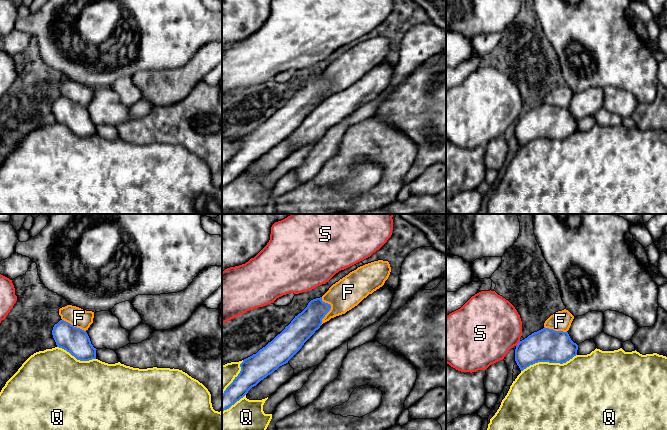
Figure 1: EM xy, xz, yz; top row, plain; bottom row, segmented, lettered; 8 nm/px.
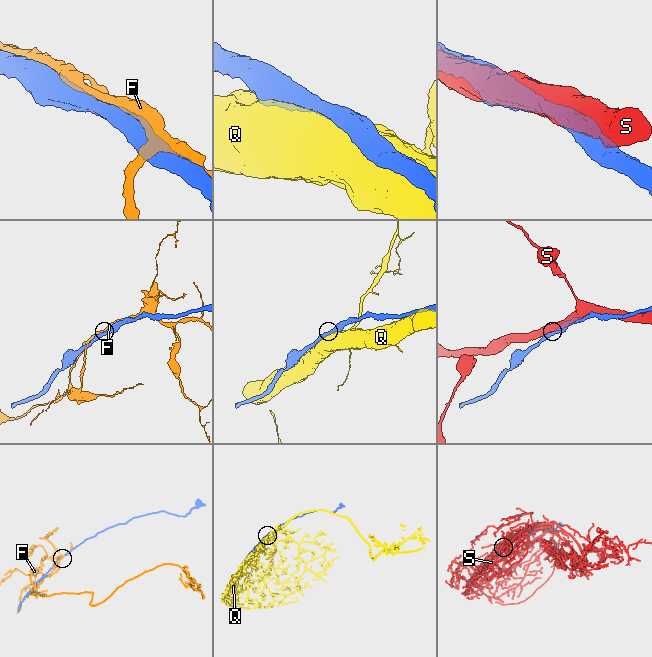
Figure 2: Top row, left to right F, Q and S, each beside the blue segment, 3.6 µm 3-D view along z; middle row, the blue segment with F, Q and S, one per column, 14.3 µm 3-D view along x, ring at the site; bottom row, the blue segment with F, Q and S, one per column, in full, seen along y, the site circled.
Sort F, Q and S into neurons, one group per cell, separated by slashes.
F / Q / S

